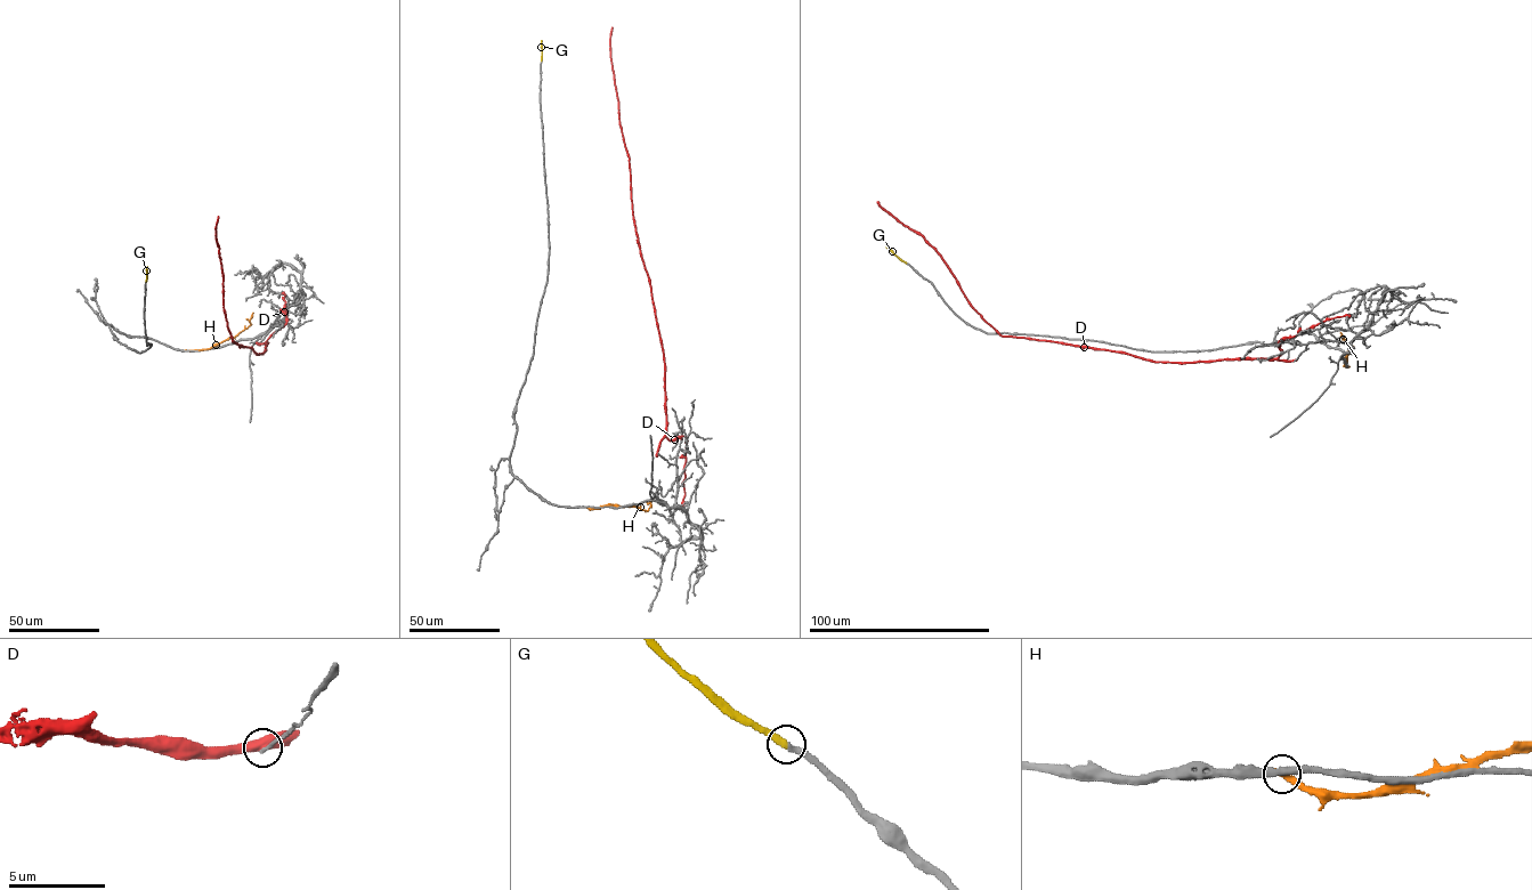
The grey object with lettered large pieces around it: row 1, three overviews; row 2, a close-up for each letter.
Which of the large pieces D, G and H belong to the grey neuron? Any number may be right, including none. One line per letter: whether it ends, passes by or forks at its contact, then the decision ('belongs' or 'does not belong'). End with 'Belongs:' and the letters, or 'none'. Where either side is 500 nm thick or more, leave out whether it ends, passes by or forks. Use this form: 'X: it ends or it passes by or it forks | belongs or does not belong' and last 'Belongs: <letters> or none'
D: does not belong
G: it ends | belongs
H: it ends | does not belong
Belongs: G

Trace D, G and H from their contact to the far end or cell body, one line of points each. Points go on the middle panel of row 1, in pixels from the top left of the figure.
D: (657, 453), (666, 427), (665, 362), (633, 218), (629, 155), (619, 124), (610, 57), (613, 27)
G: (541, 62), (541, 40)
H: (586, 507), (635, 506), (647, 511), (653, 498)

